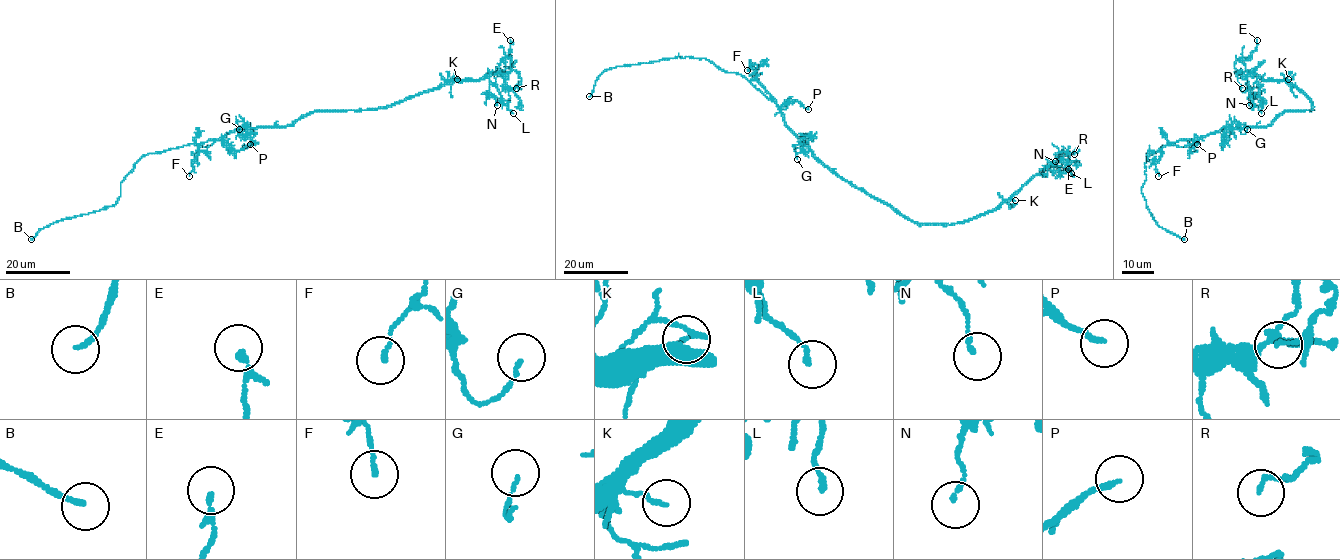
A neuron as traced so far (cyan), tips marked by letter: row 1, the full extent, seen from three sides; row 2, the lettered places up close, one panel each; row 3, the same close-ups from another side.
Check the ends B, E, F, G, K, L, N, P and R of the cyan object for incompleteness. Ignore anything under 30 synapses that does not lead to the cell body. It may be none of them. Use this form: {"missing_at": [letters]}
{"missing_at": ["B"]}

